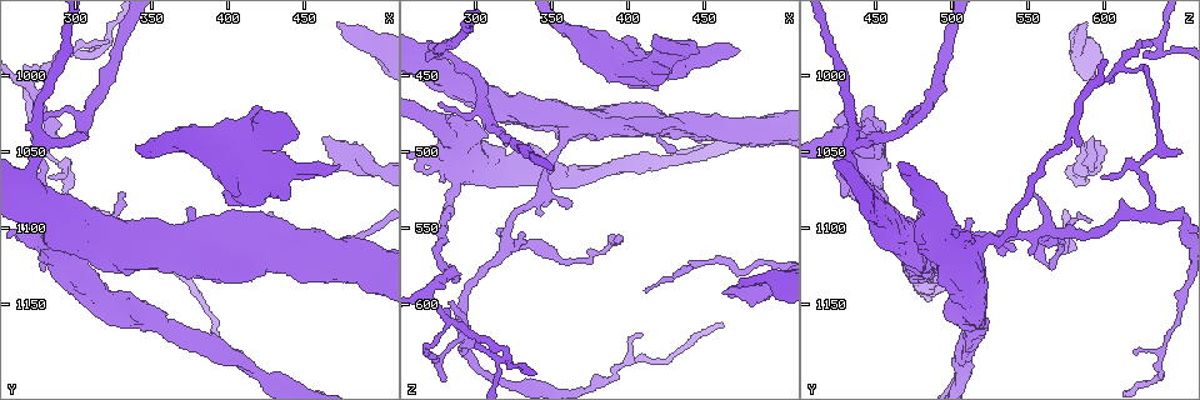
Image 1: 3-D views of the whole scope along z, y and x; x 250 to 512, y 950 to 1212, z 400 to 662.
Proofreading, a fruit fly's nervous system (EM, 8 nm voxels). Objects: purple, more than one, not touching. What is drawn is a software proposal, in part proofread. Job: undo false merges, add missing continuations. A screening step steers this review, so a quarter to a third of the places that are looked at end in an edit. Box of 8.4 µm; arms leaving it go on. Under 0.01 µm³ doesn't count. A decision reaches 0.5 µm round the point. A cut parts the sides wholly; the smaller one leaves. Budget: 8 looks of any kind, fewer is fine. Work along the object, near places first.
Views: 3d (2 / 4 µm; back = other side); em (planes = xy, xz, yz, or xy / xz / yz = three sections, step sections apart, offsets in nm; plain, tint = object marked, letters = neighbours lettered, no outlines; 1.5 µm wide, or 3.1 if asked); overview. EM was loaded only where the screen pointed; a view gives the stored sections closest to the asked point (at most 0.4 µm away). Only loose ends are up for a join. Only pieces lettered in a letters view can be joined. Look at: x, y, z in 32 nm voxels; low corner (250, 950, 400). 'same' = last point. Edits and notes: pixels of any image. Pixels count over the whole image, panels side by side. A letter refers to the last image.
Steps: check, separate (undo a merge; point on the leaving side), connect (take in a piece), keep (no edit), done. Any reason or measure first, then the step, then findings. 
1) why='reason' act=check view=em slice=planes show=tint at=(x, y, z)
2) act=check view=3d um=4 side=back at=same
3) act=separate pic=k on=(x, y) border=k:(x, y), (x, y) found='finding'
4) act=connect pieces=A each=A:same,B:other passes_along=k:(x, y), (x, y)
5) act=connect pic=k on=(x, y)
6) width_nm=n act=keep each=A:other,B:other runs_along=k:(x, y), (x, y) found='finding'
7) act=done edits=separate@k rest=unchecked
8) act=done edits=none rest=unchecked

act=check view=em slice=xz step=4 show=tint at=(472, 1058, 434)

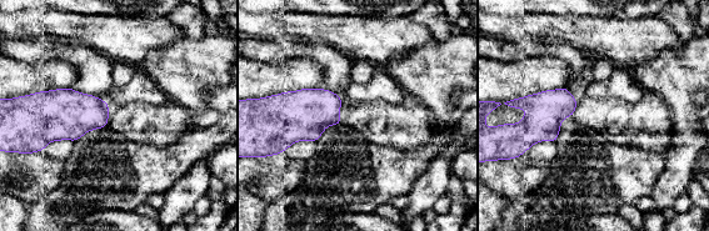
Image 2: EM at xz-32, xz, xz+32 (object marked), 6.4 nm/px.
act=check view=em slice=planes show=tint at=same

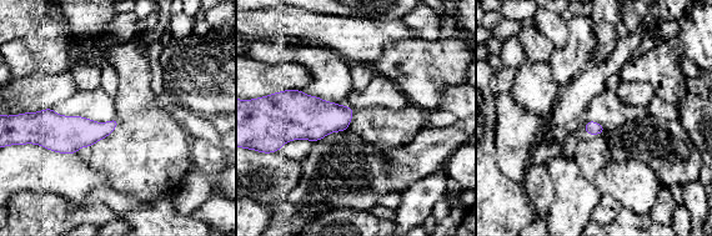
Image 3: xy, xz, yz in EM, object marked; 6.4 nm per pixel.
act=check view=em slice=planes show=letters at=same

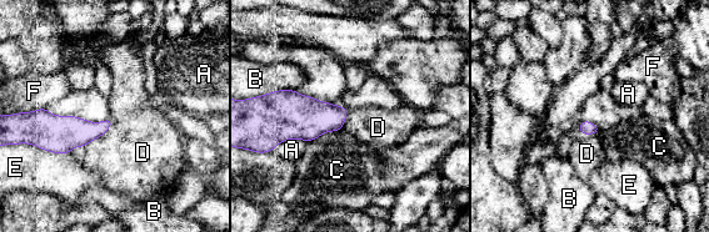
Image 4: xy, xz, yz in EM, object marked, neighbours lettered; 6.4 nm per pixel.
act=keep each=A:other,B:other,C:other,D:other,E:other,F:other found='none of them fits'

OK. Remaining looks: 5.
why='side arm on a straight run' act=check view=3d um=2 at=(282, 994, 608)

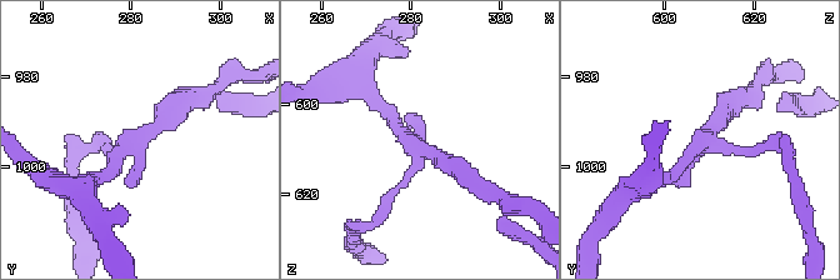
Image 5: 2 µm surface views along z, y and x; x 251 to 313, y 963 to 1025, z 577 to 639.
arms=3 why='need the tissue' act=check view=em slice=xz step=8 show=tint at=(281, 995, 609)

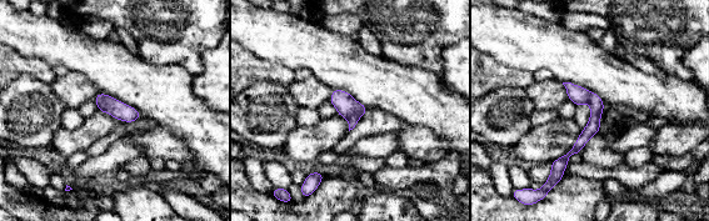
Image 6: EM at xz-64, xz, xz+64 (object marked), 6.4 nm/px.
act=check view=em slice=planes show=letters at=same

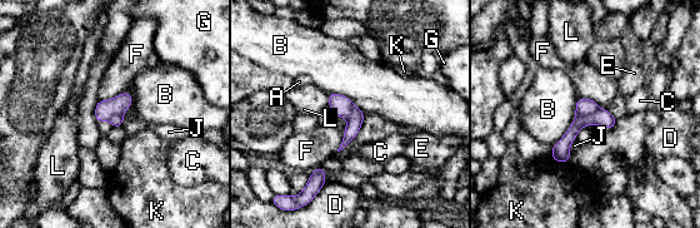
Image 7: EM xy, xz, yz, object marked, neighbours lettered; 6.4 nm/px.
act=separate pic=7 on=(584, 107) each=A:other,B:other,C:other,D:other,E:other,F:other,G:other,J:other,K:other,L:other found='a second neuron is stuck on'

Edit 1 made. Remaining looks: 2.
act=done edits=separate@7 rest=unchecked

